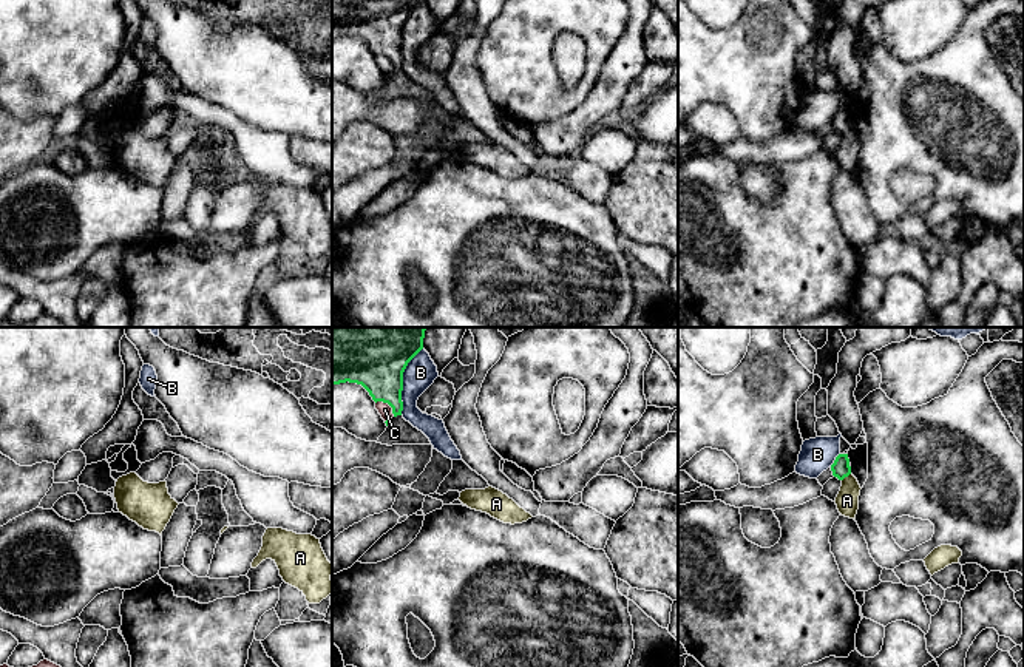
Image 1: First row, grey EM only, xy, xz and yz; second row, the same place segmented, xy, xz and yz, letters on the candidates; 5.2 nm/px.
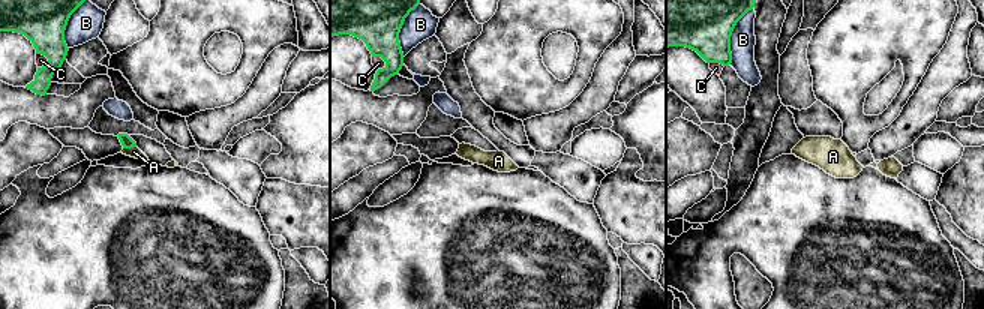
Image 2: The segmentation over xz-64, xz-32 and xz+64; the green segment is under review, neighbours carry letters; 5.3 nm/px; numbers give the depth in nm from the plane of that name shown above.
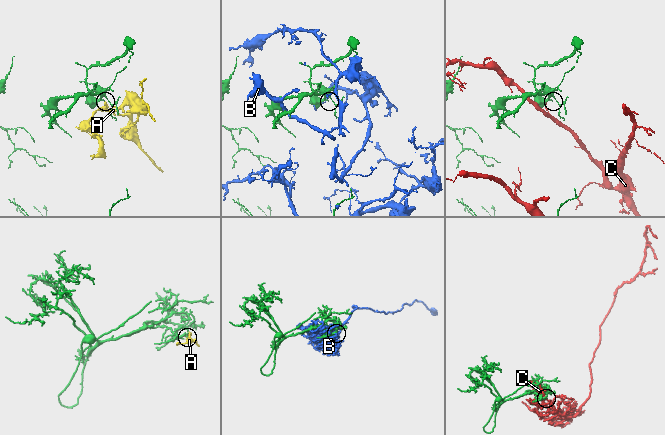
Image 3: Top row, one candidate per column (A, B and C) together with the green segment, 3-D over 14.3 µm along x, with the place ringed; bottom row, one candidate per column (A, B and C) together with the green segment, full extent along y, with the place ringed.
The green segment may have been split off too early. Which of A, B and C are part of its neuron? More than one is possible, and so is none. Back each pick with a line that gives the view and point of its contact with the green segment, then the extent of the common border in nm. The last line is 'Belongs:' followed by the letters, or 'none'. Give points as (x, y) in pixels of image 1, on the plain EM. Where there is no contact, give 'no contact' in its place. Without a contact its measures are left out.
Belongs: none

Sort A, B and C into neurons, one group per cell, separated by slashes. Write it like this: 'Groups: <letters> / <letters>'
Groups: A / B / C

